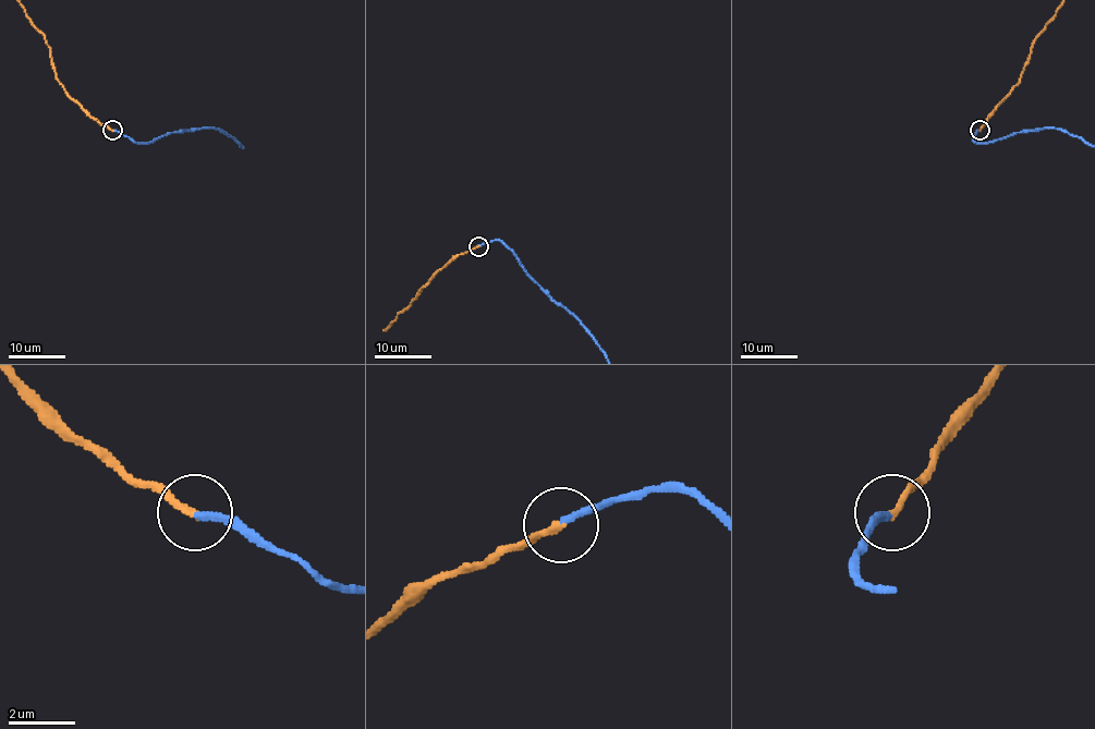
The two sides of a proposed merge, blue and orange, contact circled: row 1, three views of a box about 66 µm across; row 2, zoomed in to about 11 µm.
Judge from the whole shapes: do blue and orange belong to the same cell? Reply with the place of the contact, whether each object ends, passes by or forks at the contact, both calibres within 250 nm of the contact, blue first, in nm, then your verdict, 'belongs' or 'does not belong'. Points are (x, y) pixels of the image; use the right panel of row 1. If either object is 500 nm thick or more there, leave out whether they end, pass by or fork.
at (980, 130); blue ends there; orange ends there; 200 nm thick on the blue side, 200 nm on the other; belongs

